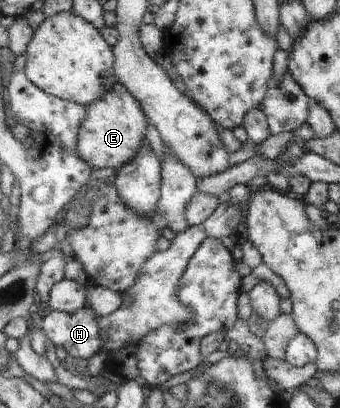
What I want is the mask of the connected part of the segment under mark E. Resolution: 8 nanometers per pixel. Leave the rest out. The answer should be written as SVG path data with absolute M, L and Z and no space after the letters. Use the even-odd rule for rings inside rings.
M116 83L102 99L86 105L87 115L79 131L78 155L94 169L119 169L124 163L136 159L139 150L147 143L148 119L136 96L122 83ZM145 112L145 113L144 113Z

